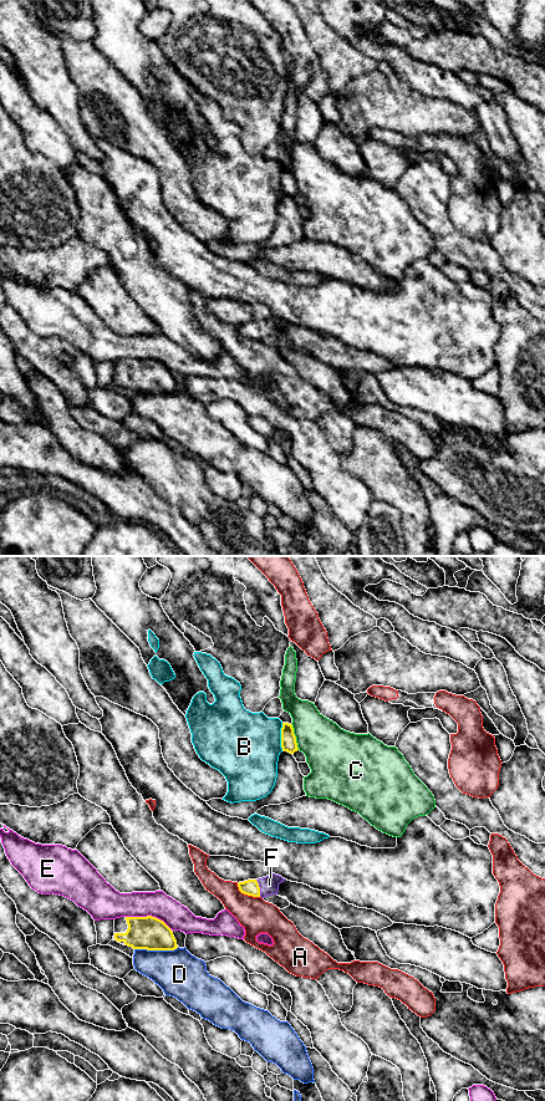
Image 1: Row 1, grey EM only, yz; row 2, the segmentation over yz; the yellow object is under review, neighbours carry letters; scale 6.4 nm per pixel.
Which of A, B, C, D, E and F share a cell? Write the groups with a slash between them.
A / B / C / D / E / F

